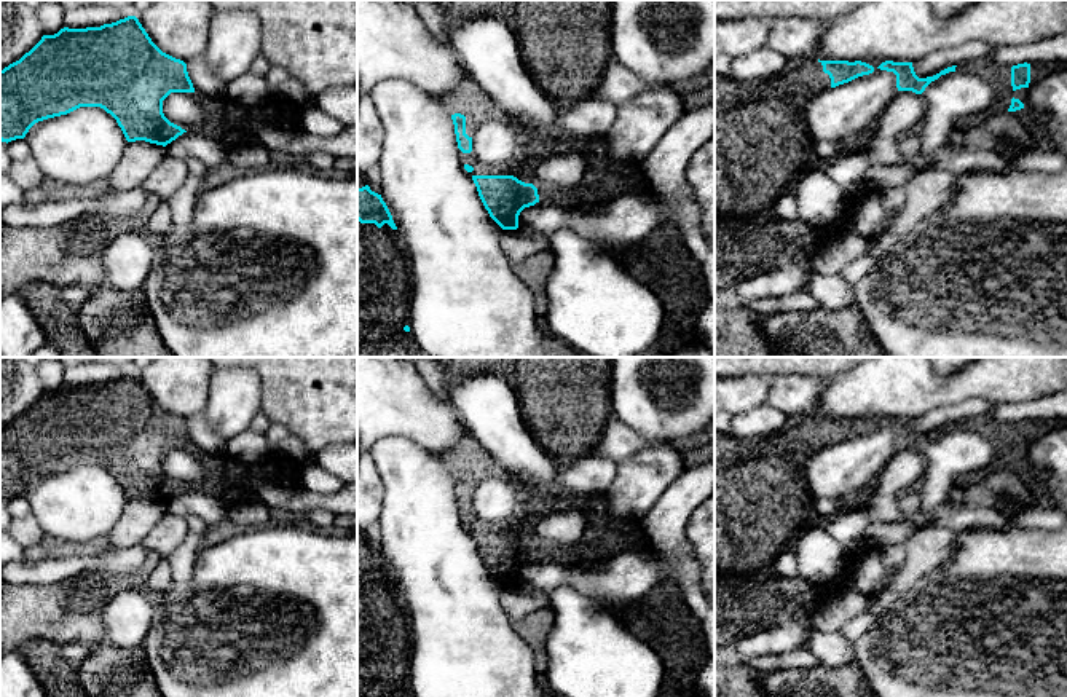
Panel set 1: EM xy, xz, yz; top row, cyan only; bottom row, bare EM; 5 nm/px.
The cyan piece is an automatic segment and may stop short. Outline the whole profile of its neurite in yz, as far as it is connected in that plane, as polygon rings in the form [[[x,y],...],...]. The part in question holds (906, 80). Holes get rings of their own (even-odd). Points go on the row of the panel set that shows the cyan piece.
[[[885,61],[877,69],[893,72],[896,75],[896,88],[898,91],[912,91],[915,94],[922,94],[925,88],[938,80],[941,75],[946,75],[949,72],[955,72],[957,65],[947,67],[941,70],[939,73],[927,78],[919,78],[914,72],[912,62],[893,62]]]

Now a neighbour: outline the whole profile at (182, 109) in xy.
[[[171,93],[163,100],[164,116],[188,132],[201,132],[207,115],[196,93]]]

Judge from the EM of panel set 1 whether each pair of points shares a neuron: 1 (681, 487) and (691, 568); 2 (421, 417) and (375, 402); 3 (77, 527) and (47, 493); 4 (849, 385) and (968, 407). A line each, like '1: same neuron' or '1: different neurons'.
1: same neuron
2: same neuron
3: same neuron
4: different neurons

